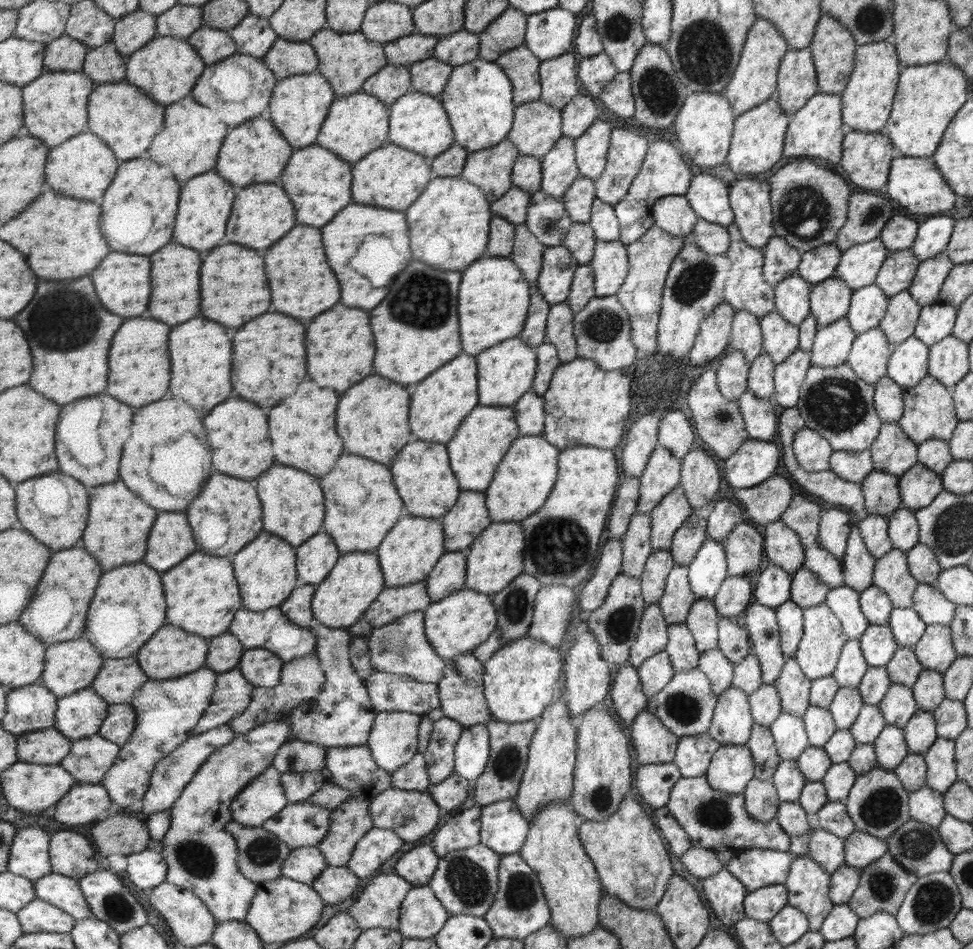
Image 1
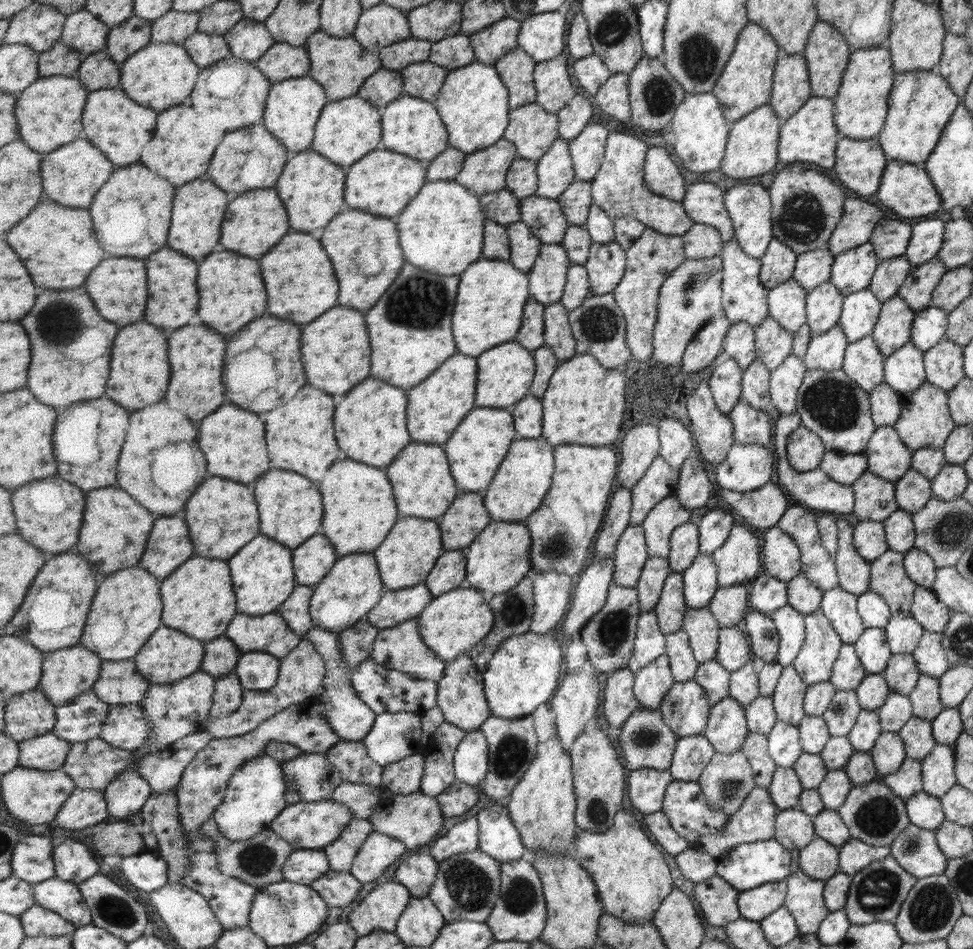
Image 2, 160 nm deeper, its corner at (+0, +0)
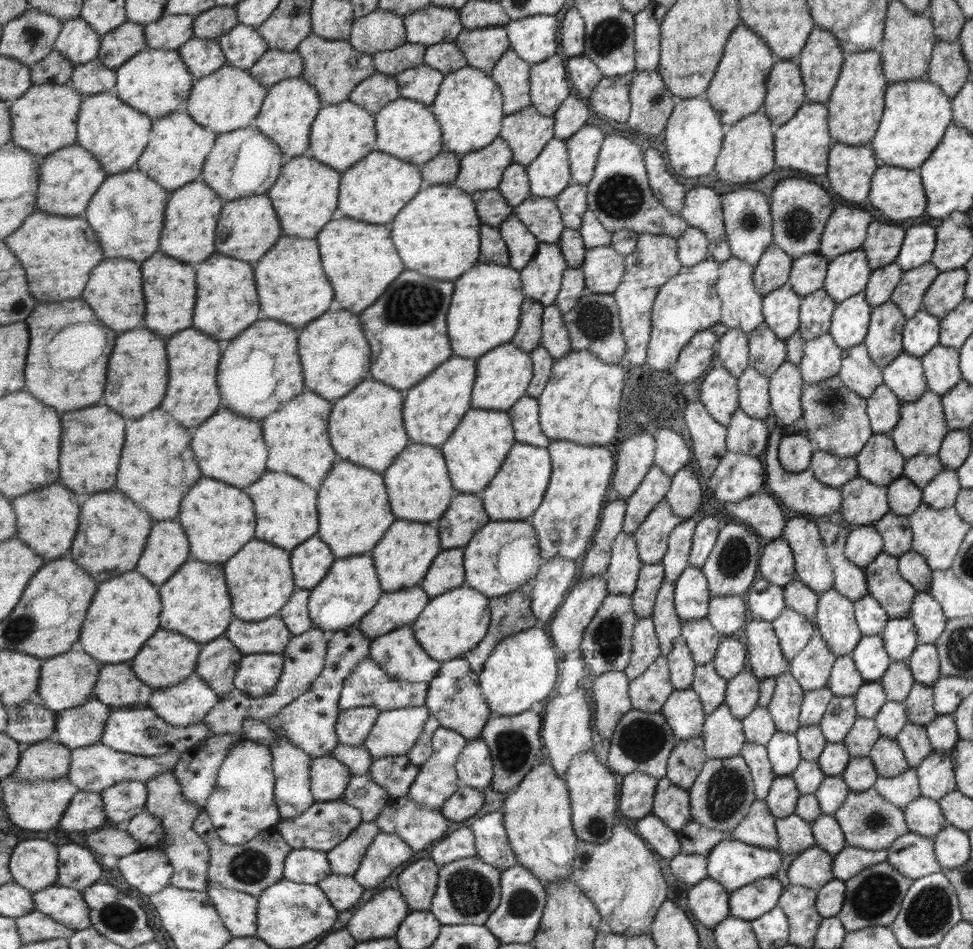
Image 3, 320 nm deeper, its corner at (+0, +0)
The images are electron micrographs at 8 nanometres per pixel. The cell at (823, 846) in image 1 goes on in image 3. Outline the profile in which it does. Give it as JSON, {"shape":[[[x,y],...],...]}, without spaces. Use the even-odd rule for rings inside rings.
{"shape":[[[818,846],[806,848],[791,861],[787,878],[789,886],[801,886],[813,891],[819,890],[829,880],[831,873],[832,855]]]}

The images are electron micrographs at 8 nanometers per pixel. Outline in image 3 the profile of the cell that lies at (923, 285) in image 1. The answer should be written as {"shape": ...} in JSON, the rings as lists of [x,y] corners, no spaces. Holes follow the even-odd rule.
{"shape":[[[930,262],[901,271],[897,286],[890,294],[891,301],[902,312],[905,319],[920,310],[925,290],[940,272]]]}

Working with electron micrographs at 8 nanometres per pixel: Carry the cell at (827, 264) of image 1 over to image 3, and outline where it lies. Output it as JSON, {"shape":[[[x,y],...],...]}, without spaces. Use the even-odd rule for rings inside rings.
{"shape":[[[817,252],[802,254],[792,261],[788,283],[797,296],[804,297],[822,288],[827,263],[828,260]]]}

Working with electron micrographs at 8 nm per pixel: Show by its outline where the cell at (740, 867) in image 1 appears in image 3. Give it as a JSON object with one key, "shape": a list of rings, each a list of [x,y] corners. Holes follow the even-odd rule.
{"shape":[[[722,840],[708,856],[709,877],[725,886],[727,891],[735,891],[743,886],[774,876],[781,865],[782,852],[778,848],[763,850],[761,847],[749,846],[739,840]]]}

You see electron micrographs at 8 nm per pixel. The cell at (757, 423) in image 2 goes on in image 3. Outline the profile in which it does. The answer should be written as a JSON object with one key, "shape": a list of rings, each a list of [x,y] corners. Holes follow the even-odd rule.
{"shape":[[[738,409],[728,427],[727,443],[730,452],[751,457],[759,456],[759,452],[768,444],[767,428],[763,421],[753,419]]]}

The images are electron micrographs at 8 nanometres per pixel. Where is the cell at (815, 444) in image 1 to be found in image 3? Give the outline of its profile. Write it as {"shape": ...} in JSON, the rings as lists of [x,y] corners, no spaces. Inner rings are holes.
{"shape":[[[795,433],[782,436],[777,451],[783,470],[789,473],[801,473],[808,469],[814,448],[806,437]]]}

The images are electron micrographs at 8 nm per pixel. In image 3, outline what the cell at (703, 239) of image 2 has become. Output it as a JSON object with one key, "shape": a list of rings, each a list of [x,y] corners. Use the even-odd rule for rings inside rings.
{"shape":[[[689,225],[689,228],[677,239],[679,258],[683,267],[695,266],[710,258],[710,240],[703,230]]]}

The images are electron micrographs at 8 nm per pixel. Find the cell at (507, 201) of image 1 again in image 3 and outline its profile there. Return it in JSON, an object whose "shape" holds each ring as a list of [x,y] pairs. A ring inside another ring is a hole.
{"shape":[[[498,189],[476,191],[471,195],[476,202],[483,225],[500,227],[509,216],[515,214],[515,208],[508,203],[504,194],[501,194]]]}

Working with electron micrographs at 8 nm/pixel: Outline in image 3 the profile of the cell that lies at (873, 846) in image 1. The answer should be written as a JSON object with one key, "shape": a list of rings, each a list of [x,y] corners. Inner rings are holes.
{"shape":[[[856,846],[844,847],[832,855],[831,873],[833,879],[847,881],[869,866],[886,861],[886,849],[865,850]]]}

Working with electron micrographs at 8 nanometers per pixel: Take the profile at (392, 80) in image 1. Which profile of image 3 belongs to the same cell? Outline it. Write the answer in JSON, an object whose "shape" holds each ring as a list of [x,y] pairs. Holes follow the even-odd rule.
{"shape":[[[376,72],[357,85],[349,99],[376,115],[386,104],[397,100],[400,94],[396,75]]]}

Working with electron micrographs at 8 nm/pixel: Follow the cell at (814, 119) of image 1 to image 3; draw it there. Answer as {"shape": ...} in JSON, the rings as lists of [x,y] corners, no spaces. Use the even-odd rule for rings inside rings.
{"shape":[[[805,101],[789,121],[778,125],[775,134],[776,165],[781,168],[803,171],[819,176],[826,171],[827,151],[833,141],[826,125],[828,110],[825,105]]]}

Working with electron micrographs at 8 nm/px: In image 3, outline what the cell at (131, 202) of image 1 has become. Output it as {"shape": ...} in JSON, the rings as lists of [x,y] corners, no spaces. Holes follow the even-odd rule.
{"shape":[[[137,168],[108,175],[83,214],[99,234],[105,256],[129,258],[135,262],[149,260],[159,250],[159,244],[161,244],[159,238],[165,222],[169,194],[171,192],[165,191],[159,180]]]}

